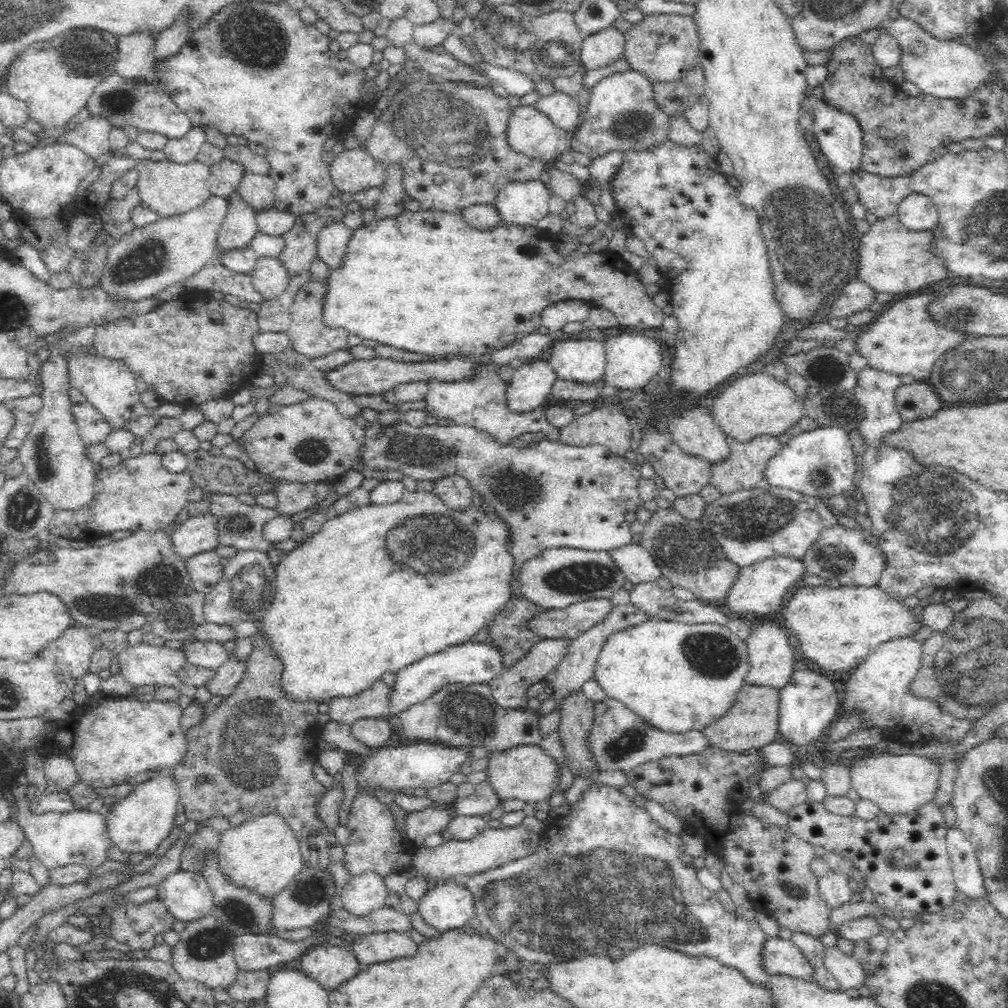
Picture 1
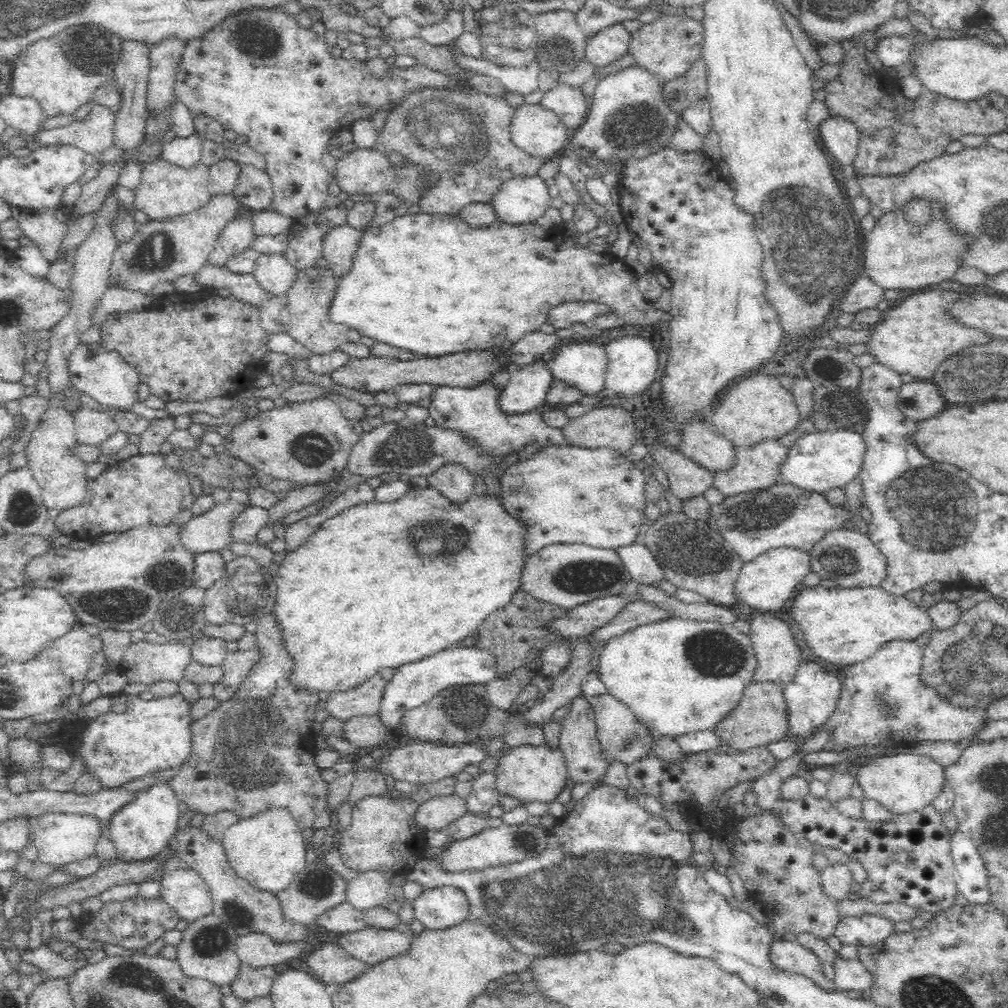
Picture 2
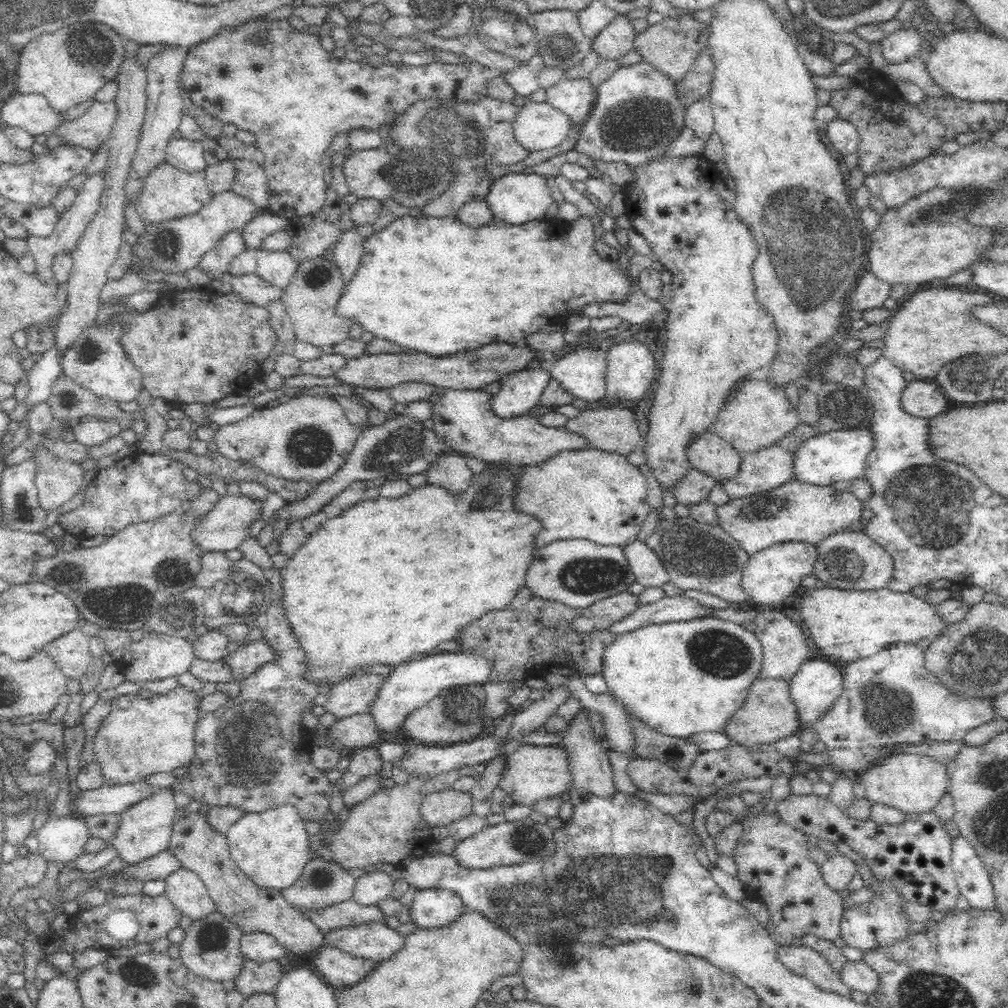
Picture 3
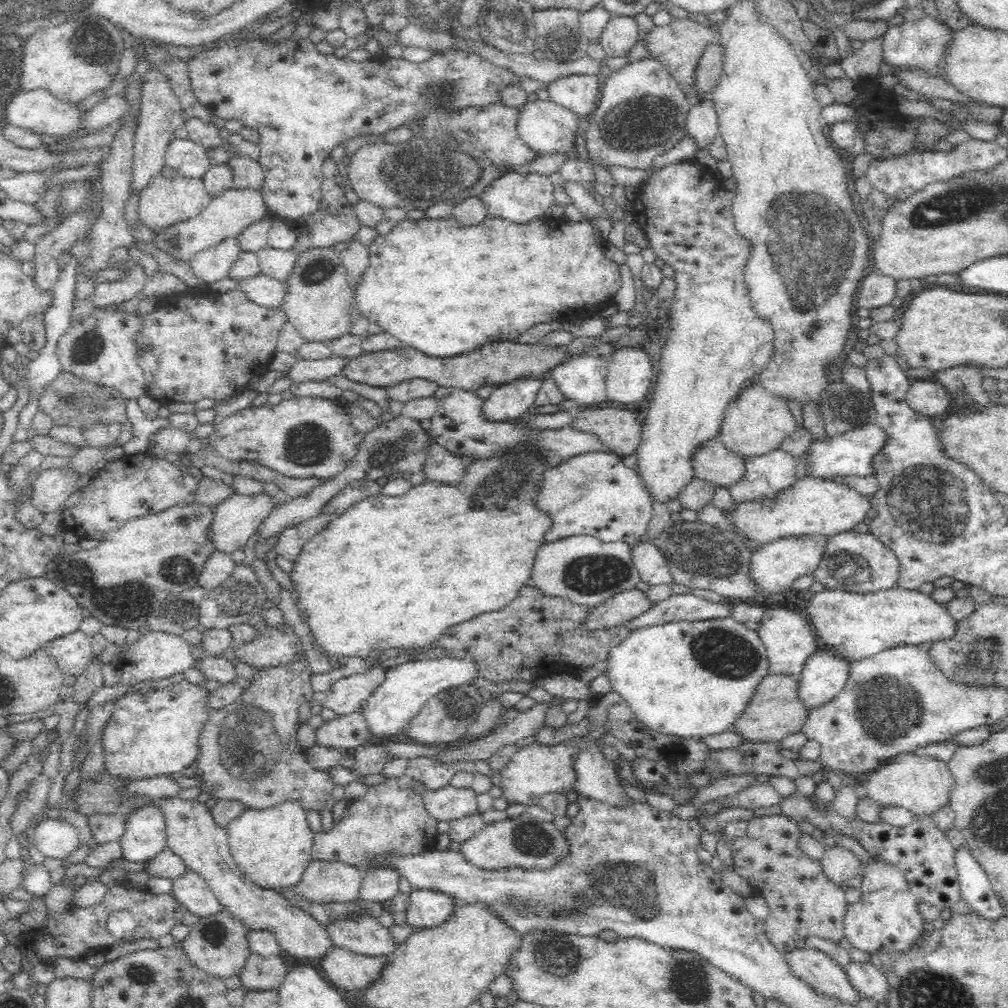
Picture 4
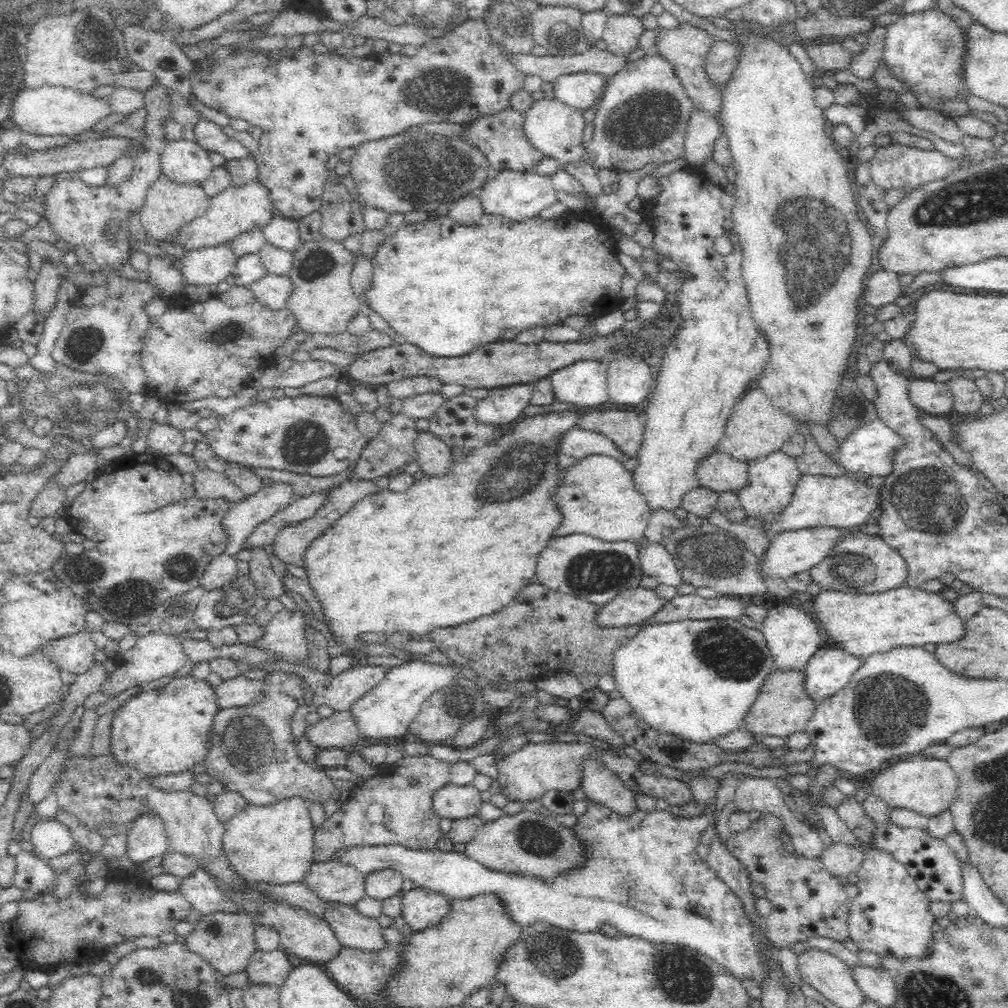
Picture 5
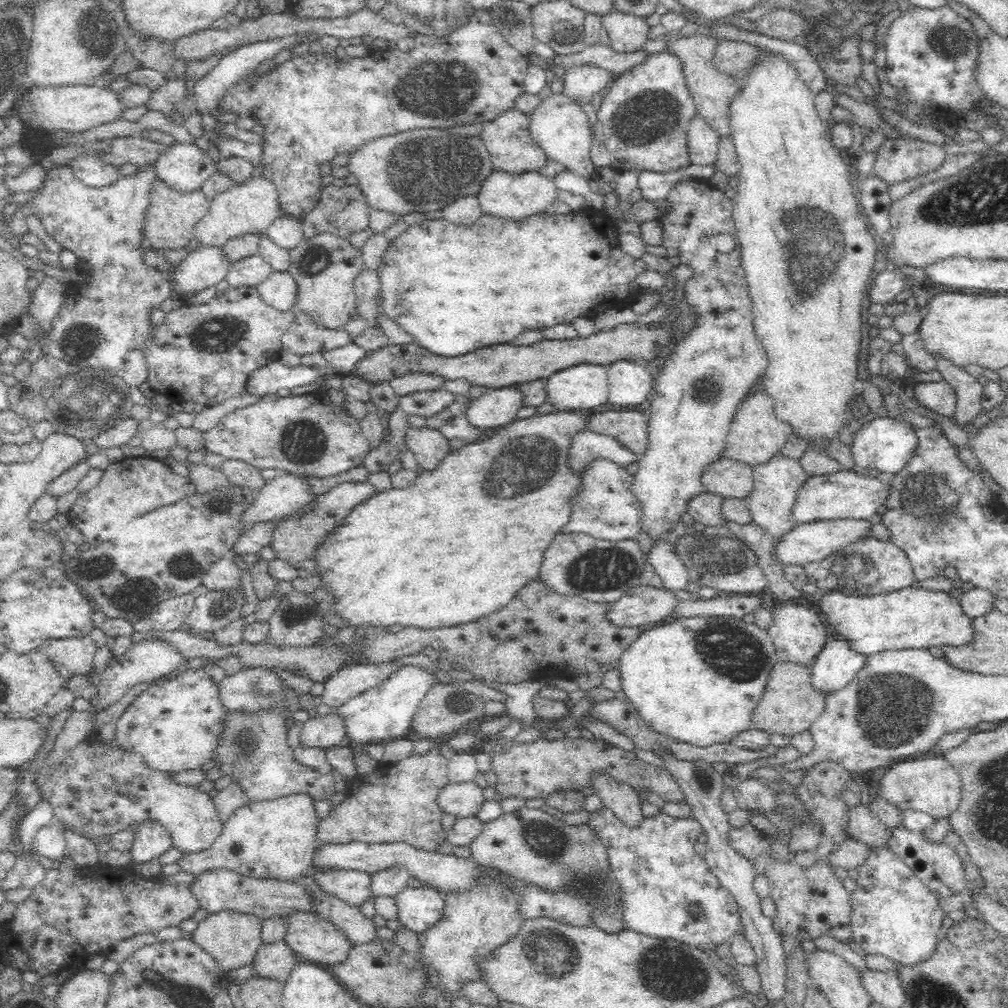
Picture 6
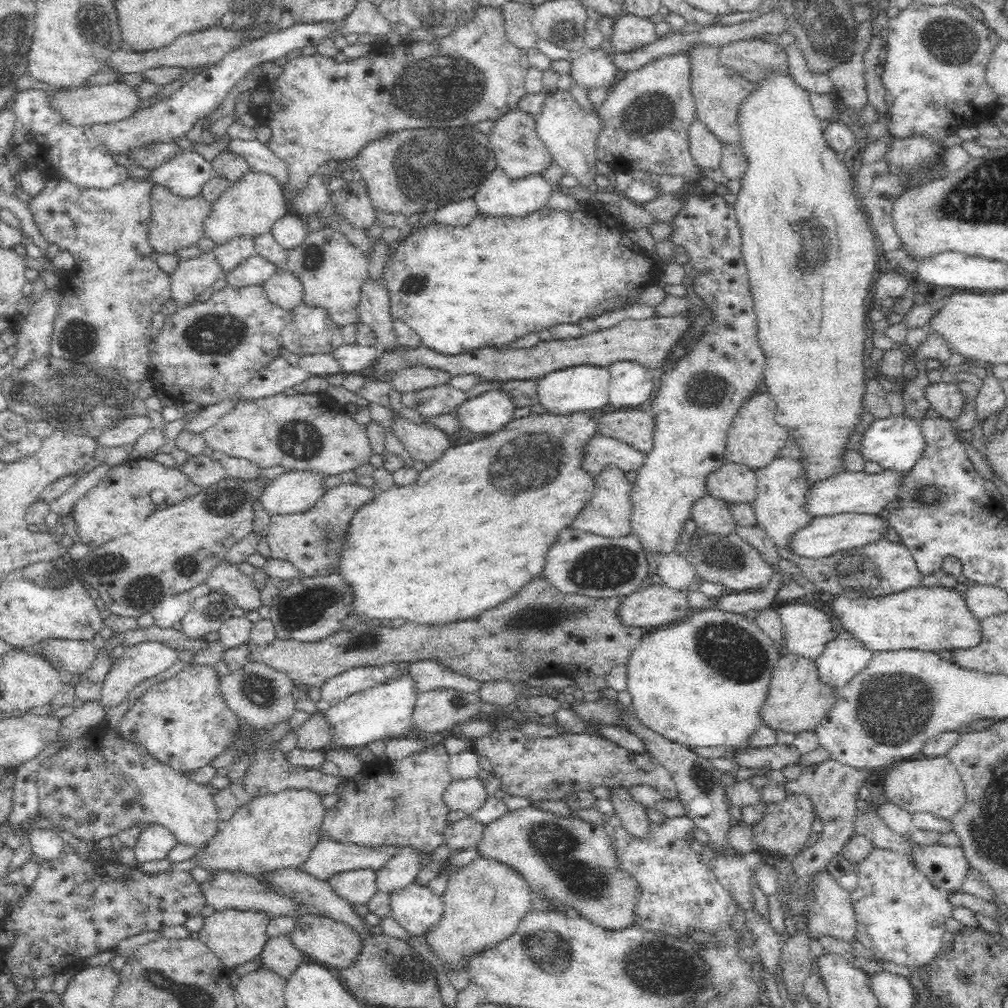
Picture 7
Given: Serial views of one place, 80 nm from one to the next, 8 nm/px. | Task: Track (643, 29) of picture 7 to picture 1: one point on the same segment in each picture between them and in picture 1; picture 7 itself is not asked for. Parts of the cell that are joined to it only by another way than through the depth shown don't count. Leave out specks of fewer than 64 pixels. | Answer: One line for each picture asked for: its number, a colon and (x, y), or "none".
1: (604, 47)
2: (611, 43)
3: (616, 40)
4: (619, 37)
5: (622, 34)
6: (627, 33)

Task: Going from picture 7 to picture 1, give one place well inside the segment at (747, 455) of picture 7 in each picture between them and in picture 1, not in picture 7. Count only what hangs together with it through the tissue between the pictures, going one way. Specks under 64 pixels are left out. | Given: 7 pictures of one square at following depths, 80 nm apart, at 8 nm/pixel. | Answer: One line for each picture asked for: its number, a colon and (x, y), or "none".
1: (759, 404)
2: (758, 408)
3: (757, 416)
4: (756, 423)
5: (755, 429)
6: (755, 435)

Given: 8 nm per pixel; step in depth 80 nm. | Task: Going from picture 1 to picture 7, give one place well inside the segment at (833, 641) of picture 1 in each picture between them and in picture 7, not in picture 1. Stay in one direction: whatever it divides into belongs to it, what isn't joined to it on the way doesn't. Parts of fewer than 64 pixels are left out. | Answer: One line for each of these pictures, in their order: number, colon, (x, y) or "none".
2: (860, 620)
3: (845, 625)
4: (855, 624)
5: (863, 624)
6: (911, 618)
7: (922, 619)

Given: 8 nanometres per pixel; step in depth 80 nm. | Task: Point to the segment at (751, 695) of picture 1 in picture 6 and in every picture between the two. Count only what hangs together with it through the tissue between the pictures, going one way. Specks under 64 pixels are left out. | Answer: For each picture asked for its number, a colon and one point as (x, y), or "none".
2: (761, 718)
3: (769, 713)
4: (775, 710)
5: (784, 706)
6: (790, 704)

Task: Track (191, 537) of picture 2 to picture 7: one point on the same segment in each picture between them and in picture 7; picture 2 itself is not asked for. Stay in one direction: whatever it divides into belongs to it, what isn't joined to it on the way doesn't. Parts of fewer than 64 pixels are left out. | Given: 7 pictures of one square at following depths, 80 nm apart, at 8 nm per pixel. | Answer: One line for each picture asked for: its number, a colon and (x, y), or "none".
3: (226, 526)
4: (237, 517)
5: (250, 511)
6: (286, 493)
7: (296, 491)

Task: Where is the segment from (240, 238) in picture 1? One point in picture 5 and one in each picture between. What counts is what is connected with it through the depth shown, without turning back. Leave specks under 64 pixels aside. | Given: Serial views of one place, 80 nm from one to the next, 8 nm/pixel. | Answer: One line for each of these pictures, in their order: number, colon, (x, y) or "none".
2: (237, 236)
3: (214, 262)
4: (210, 265)
5: (208, 265)

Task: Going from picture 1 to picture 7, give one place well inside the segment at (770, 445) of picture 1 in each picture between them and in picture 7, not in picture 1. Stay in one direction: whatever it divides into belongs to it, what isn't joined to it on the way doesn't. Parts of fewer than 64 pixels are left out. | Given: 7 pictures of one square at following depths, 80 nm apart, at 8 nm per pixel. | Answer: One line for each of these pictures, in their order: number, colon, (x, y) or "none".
2: (756, 468)
3: (763, 471)
4: (768, 476)
5: (773, 478)
6: (776, 484)
7: (782, 492)

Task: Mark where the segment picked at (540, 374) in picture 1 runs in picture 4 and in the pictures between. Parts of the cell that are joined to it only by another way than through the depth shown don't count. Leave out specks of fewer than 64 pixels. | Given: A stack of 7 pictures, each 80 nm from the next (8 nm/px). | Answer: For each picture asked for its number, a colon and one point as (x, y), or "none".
2: (525, 391)
3: (519, 392)
4: (508, 401)

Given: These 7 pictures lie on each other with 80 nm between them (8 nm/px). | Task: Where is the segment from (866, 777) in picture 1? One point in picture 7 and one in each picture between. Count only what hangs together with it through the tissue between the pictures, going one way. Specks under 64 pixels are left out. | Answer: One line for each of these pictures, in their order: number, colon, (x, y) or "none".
2: (904, 783)
3: (913, 783)
4: (919, 783)
5: (929, 786)
6: (932, 785)
7: (933, 785)

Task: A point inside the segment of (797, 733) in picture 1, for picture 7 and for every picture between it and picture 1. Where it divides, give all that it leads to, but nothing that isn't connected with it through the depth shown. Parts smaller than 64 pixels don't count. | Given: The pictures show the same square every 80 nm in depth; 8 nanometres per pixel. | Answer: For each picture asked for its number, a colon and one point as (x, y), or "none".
2: (812, 694)
3: (818, 684)
4: (825, 673)
5: (831, 668)
6: (838, 663)
7: (844, 657)

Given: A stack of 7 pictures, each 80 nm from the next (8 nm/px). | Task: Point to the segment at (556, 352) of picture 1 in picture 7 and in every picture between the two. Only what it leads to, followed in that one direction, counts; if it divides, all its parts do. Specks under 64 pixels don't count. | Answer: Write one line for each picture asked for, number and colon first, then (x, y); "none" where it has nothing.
2: (582, 366)
3: (581, 372)
4: (583, 378)
5: (583, 384)
6: (581, 387)
7: (579, 388)

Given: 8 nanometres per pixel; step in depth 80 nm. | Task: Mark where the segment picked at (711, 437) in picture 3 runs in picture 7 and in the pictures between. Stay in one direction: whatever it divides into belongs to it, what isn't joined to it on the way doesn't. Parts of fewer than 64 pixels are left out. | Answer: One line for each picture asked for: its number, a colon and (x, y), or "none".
4: (713, 463)
5: (720, 472)
6: (727, 478)
7: (733, 483)

